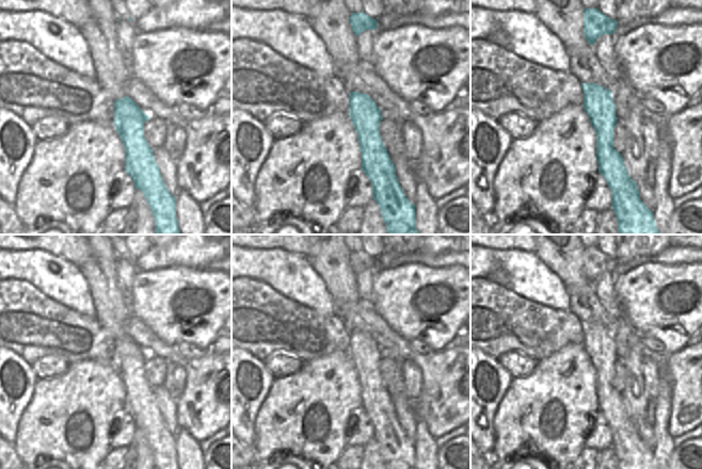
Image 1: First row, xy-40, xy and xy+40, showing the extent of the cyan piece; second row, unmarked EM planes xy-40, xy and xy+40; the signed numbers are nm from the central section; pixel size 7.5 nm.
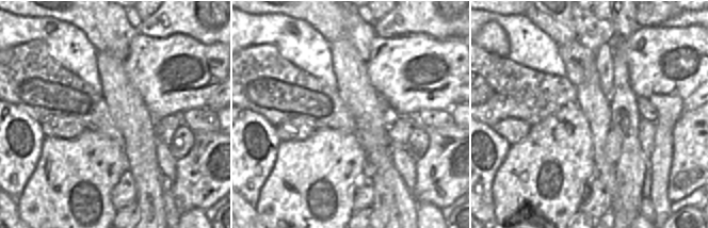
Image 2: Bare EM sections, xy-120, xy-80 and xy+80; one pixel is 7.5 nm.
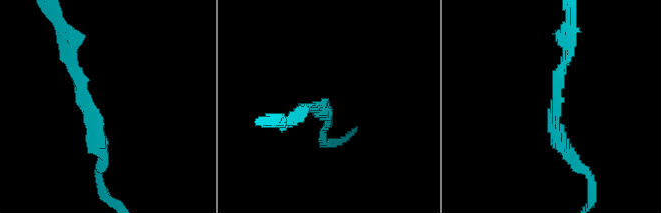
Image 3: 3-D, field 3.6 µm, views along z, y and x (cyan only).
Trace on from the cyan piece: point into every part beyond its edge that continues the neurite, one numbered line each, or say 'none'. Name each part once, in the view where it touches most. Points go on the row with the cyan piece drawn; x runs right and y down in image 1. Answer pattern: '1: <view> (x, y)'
none

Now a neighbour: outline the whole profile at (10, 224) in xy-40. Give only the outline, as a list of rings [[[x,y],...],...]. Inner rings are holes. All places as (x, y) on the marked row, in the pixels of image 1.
[[[0,196],[0,234],[20,234],[23,228],[15,208]]]

